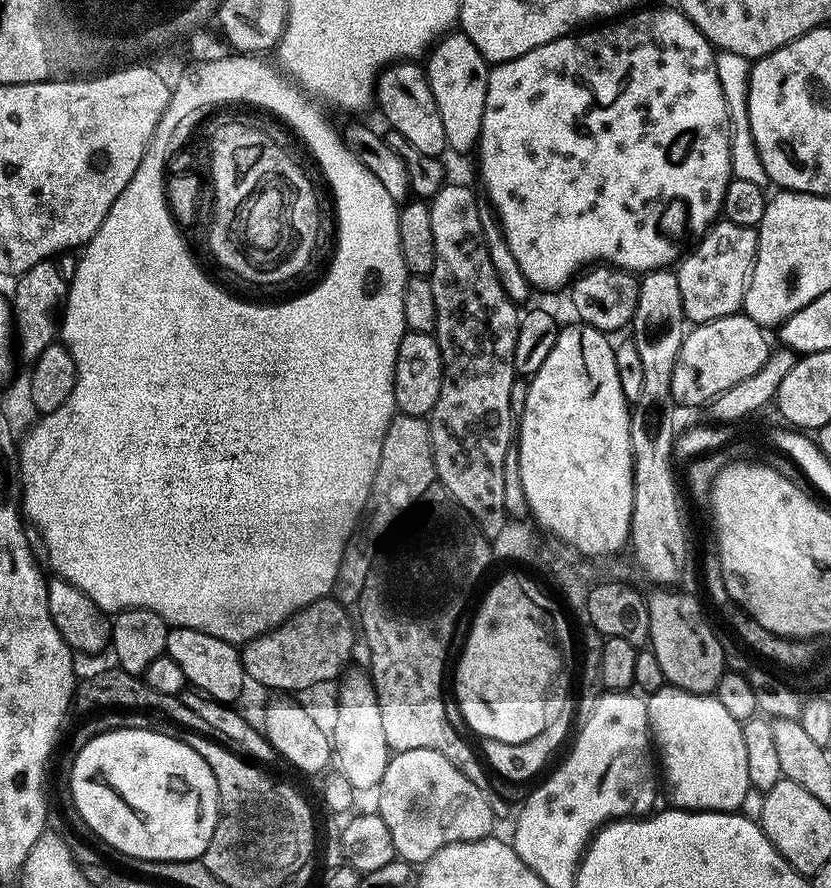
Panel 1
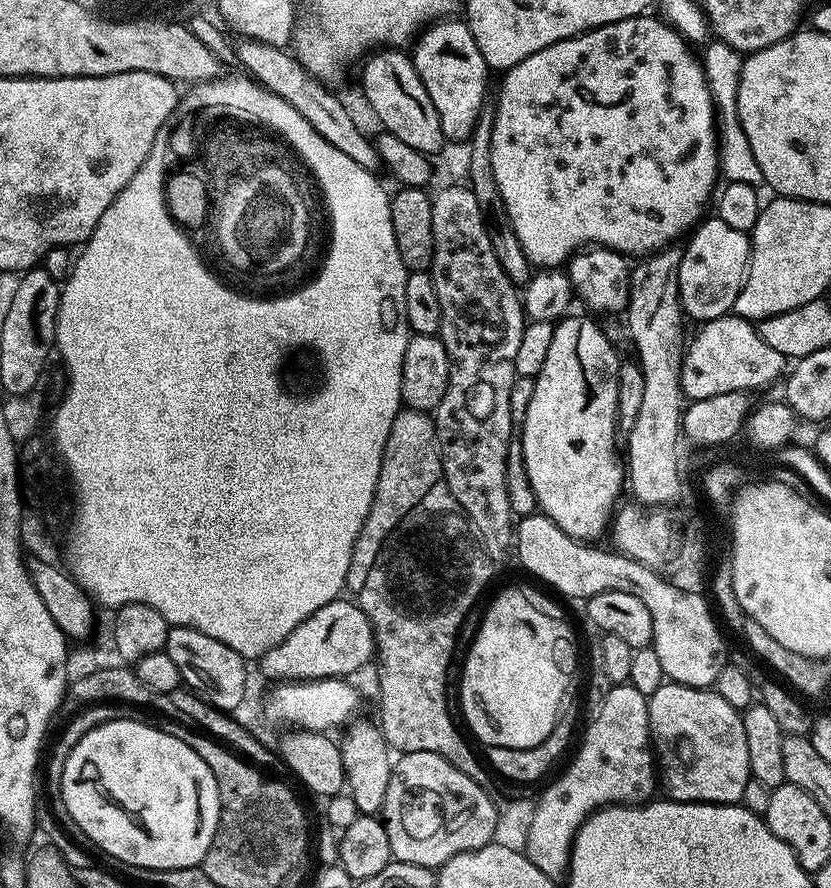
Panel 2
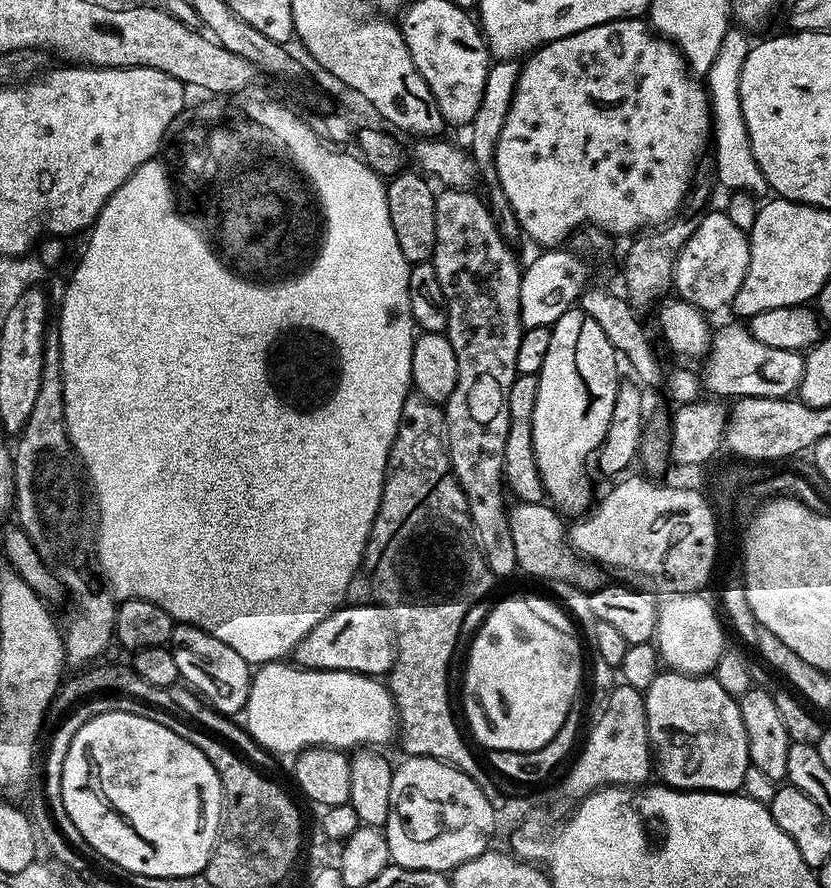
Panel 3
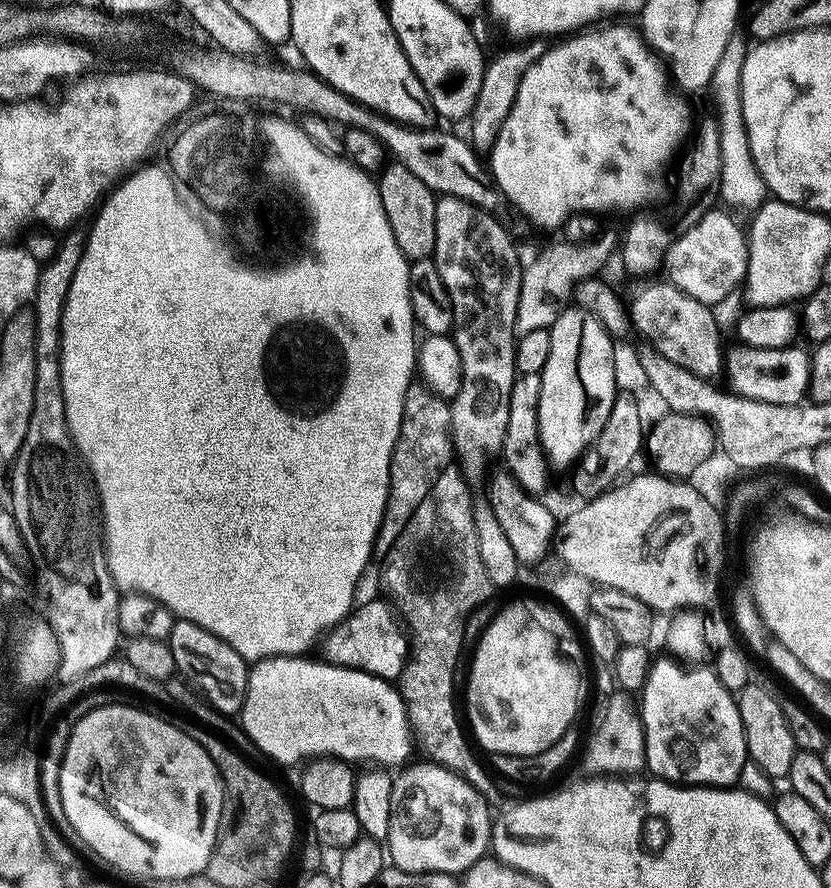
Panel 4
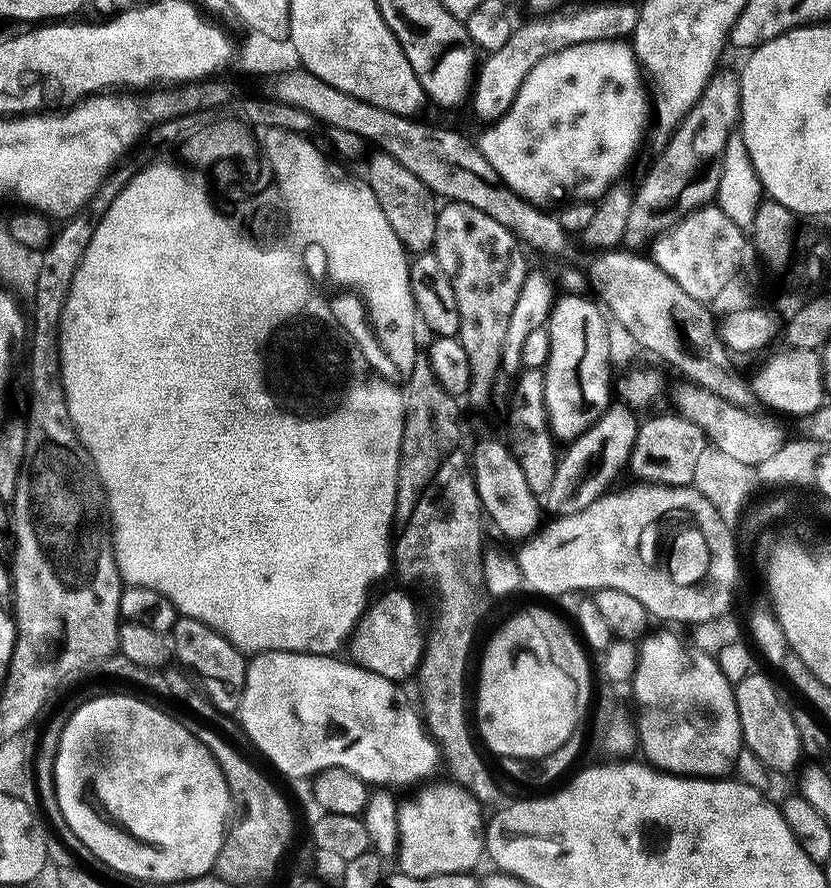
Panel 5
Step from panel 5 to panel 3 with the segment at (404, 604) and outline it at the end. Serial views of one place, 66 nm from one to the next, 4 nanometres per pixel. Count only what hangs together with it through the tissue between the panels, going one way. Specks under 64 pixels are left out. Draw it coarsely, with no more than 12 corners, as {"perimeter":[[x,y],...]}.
{"perimeter":[[341,606],[296,647],[301,668],[383,677],[396,661],[385,609]]}

